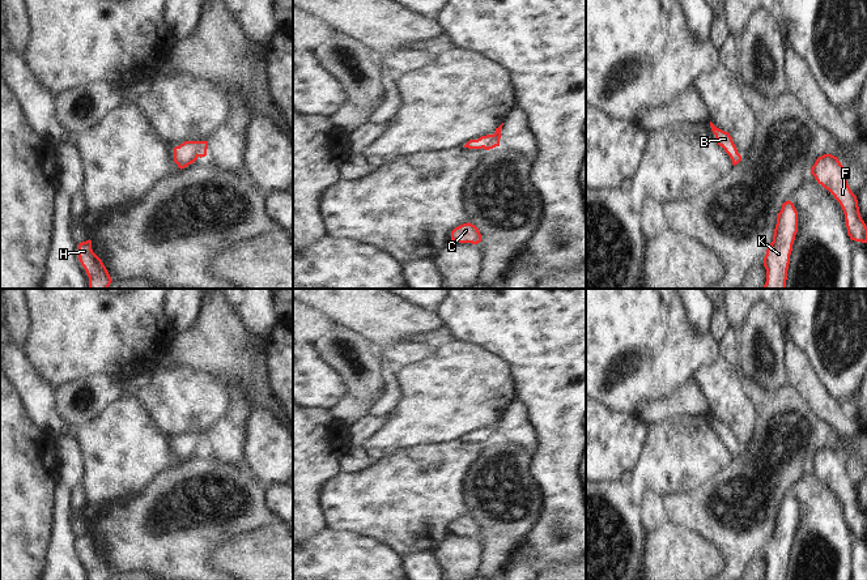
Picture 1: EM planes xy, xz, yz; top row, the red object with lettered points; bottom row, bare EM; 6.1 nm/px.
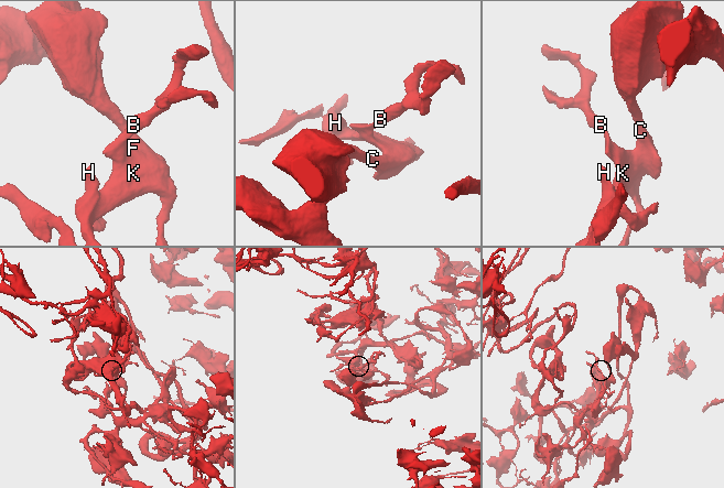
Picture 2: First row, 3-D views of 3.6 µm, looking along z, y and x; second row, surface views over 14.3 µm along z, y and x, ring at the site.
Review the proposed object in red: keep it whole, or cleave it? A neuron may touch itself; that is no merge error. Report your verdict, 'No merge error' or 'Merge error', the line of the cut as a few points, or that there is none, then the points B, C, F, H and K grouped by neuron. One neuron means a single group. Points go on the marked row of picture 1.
No merge error. No split. Groups: B C F H K.

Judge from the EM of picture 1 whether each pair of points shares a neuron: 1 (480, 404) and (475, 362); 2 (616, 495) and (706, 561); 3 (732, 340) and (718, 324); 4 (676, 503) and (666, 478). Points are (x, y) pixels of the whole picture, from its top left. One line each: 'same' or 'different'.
1: same
2: different
3: different
4: different

